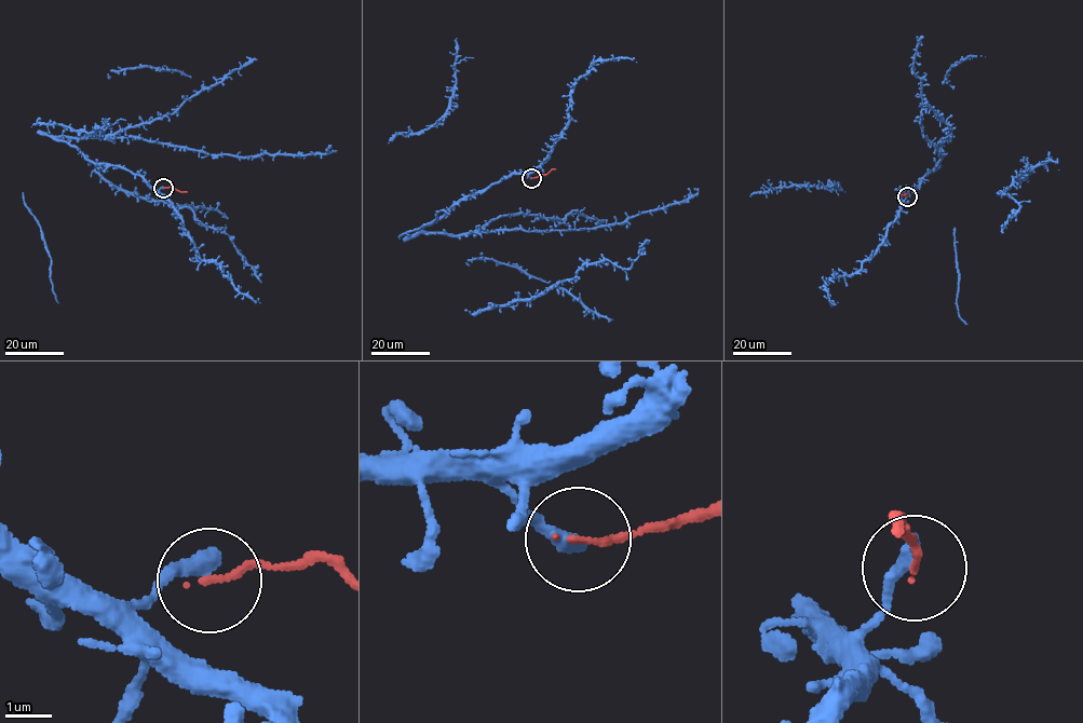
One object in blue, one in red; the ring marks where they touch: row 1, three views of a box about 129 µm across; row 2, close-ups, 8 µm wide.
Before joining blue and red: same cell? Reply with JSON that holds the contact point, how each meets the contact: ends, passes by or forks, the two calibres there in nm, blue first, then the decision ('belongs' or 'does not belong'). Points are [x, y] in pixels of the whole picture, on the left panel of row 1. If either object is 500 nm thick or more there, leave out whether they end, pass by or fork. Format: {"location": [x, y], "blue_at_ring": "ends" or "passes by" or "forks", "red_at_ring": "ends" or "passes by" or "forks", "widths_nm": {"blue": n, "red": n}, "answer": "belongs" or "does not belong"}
{"location": [163, 188], "blue_at_ring": "ends", "red_at_ring": "ends", "widths_nm": {"blue": 360, "red": 150}, "answer": "does not belong"}

